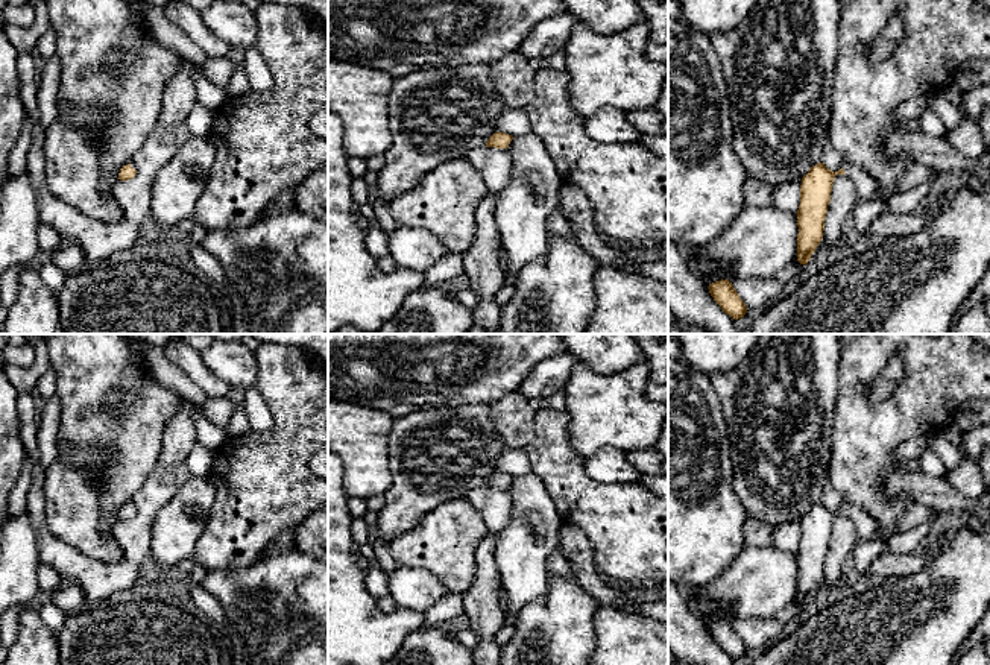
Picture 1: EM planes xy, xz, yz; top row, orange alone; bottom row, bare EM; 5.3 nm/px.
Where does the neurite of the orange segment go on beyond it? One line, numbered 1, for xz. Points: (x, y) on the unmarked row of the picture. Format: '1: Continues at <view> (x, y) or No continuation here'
1: No continuation here

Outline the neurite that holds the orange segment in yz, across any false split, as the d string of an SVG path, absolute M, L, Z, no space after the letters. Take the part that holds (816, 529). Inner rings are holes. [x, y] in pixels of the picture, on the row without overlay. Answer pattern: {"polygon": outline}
{"polygon": "M823 503L811 507L802 518L797 550L797 601L803 606L808 604L823 578L824 559L837 515L846 515L855 522L859 541L876 537L876 519L856 506L844 504L838 512L829 510Z"}

